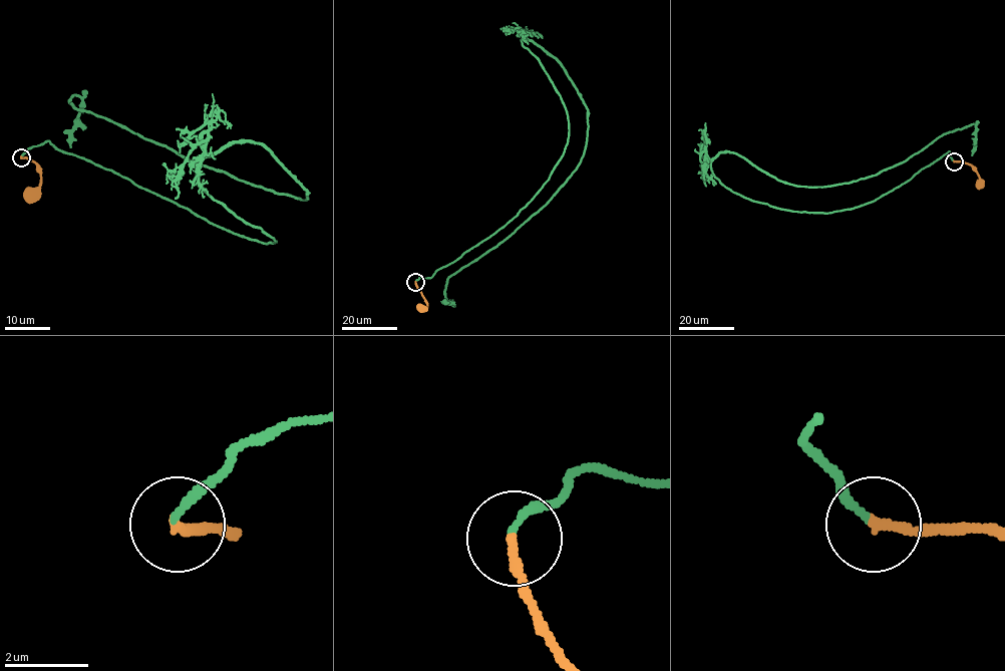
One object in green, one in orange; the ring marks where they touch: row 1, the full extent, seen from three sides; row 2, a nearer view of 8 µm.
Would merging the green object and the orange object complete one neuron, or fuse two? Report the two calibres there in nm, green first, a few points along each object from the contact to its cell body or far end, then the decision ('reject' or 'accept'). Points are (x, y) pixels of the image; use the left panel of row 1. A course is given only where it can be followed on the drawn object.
170/240 nm | green via (21, 156), (49, 141), (267, 243), (199, 163), (258, 142), (307, 199), (77, 95), (70, 147) | orange via (21, 157), (33, 160), (41, 176), (37, 193), (27, 202) | accept

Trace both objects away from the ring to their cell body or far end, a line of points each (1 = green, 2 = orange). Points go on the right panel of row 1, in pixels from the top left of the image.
1: (953, 160), (824, 213), (753, 201), (710, 164), (734, 152), (825, 187), (974, 124), (972, 155)
2: (954, 161), (968, 163), (976, 173), (978, 188)

